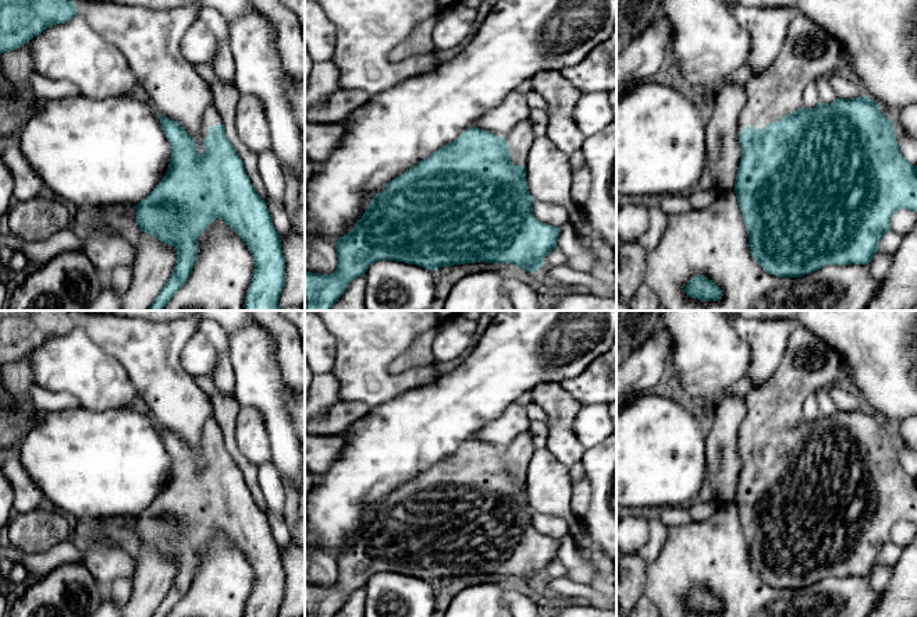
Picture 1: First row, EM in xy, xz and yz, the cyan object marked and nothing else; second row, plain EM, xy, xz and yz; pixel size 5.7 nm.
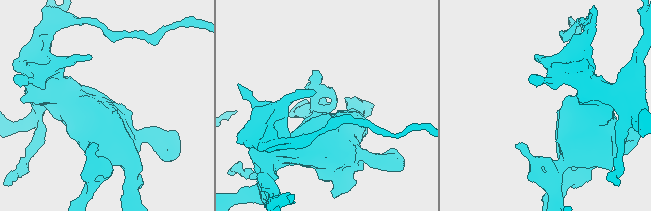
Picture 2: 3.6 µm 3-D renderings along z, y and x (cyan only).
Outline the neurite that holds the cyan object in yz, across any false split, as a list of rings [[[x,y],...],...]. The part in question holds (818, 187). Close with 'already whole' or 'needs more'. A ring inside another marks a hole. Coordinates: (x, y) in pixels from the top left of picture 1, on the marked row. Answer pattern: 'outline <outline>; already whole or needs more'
outline [[[795,14],[774,64],[746,84],[749,102],[739,120],[742,157],[735,194],[751,258],[770,274],[802,277],[828,265],[868,265],[881,238],[891,230],[892,216],[900,209],[917,212],[917,166],[902,156],[893,121],[879,111],[878,103],[863,95],[849,100],[838,97],[828,104],[820,102],[814,109],[802,106],[807,82],[847,71],[839,40],[808,17]]]; needs more

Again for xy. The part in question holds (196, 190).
outline [[[214,104],[203,114],[202,138],[206,152],[200,156],[195,139],[174,120],[159,114],[160,124],[171,146],[168,170],[153,191],[136,206],[139,230],[175,248],[177,262],[166,286],[147,311],[163,311],[174,294],[188,281],[198,256],[198,238],[216,220],[224,220],[248,245],[255,273],[246,292],[245,311],[280,311],[278,299],[285,284],[285,259],[281,240],[271,214],[249,177],[235,148],[225,135],[225,127]]]; needs more

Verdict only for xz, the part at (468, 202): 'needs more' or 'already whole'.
needs more

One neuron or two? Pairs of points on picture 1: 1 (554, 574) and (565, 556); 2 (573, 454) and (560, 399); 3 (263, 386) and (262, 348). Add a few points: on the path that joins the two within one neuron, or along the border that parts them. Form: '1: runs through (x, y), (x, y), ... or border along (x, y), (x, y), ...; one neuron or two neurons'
1: border along (555, 559), (565, 568), (571, 585); two neurons
2: runs through (561, 440), (560, 412); one neuron
3: runs through (262, 376), (262, 358); one neuron

